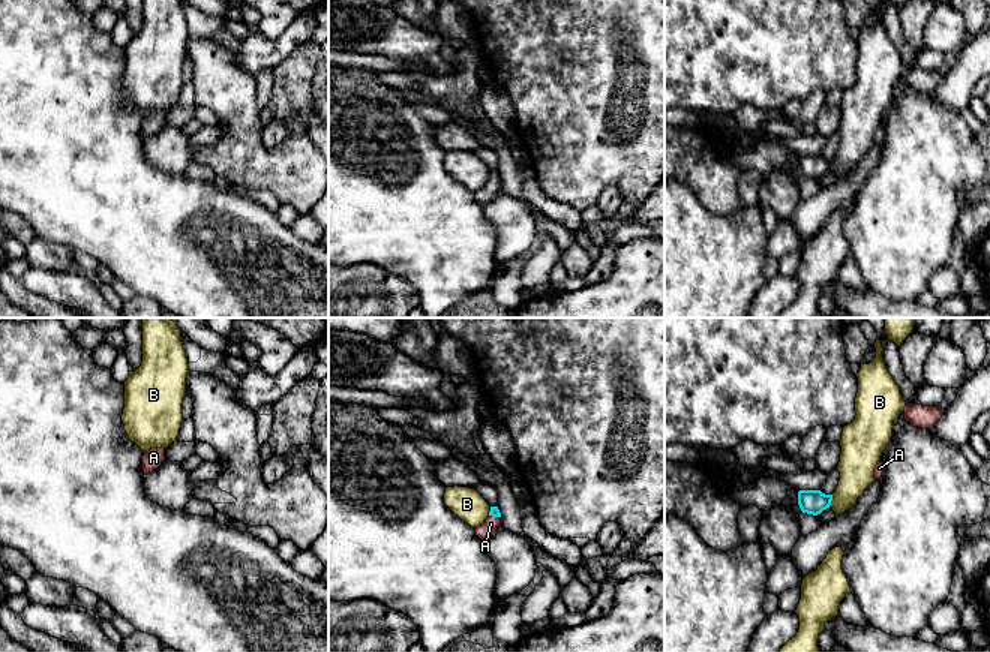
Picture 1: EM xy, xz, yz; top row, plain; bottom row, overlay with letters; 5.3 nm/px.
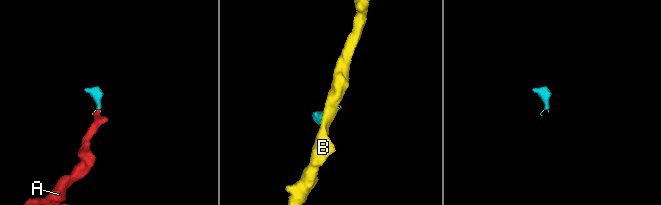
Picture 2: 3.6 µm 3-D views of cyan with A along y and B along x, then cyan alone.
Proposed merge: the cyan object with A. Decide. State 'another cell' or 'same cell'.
same cell

